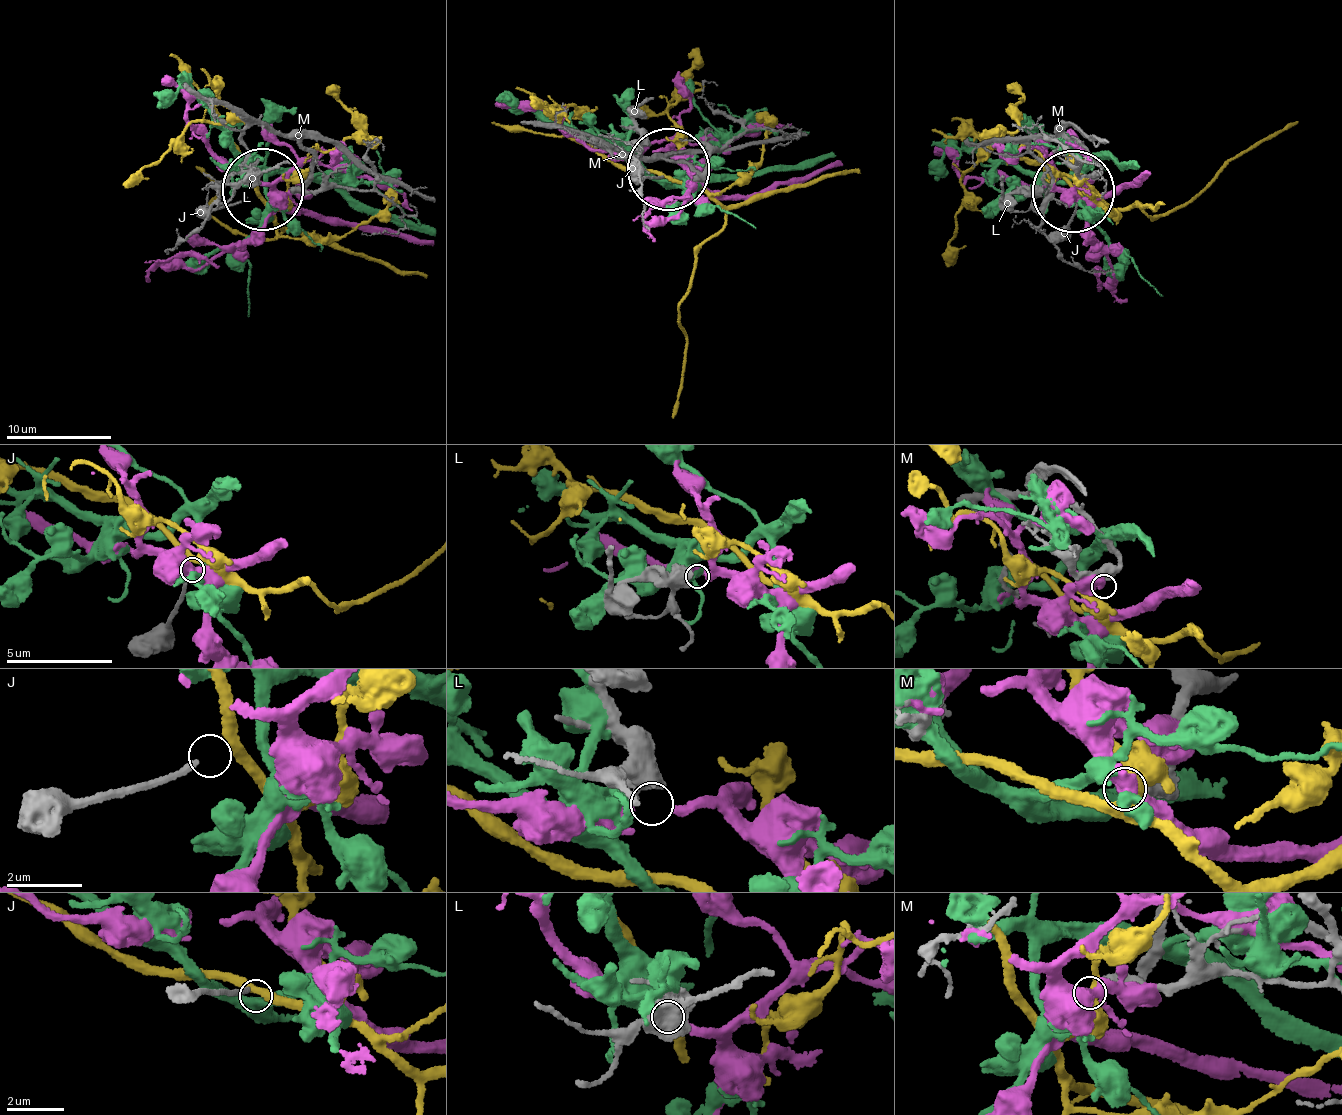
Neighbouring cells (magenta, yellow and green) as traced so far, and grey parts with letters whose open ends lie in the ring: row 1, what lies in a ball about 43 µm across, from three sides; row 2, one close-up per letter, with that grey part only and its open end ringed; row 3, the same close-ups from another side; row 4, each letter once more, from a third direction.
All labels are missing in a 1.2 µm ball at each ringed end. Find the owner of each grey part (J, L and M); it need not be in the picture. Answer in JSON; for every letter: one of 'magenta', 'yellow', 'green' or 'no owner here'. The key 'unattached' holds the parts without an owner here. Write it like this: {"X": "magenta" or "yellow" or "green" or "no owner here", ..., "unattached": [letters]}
{"J": "yellow", "L": "magenta", "M": "no owner here", "unattached": ["M"]}

